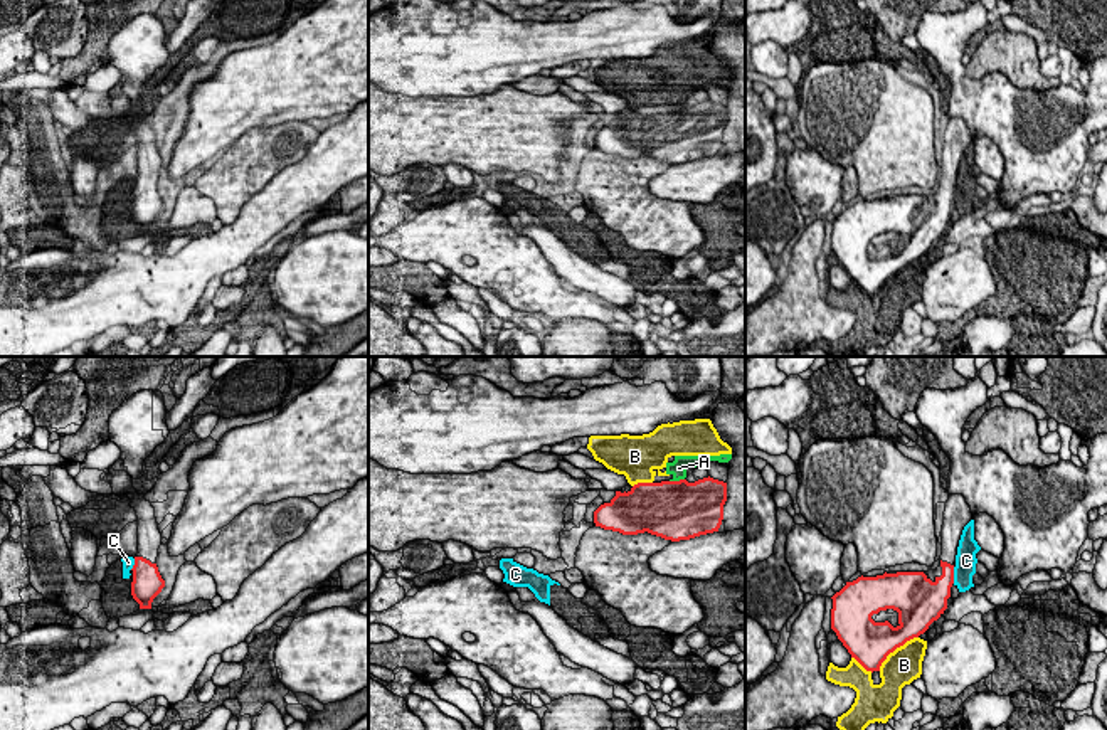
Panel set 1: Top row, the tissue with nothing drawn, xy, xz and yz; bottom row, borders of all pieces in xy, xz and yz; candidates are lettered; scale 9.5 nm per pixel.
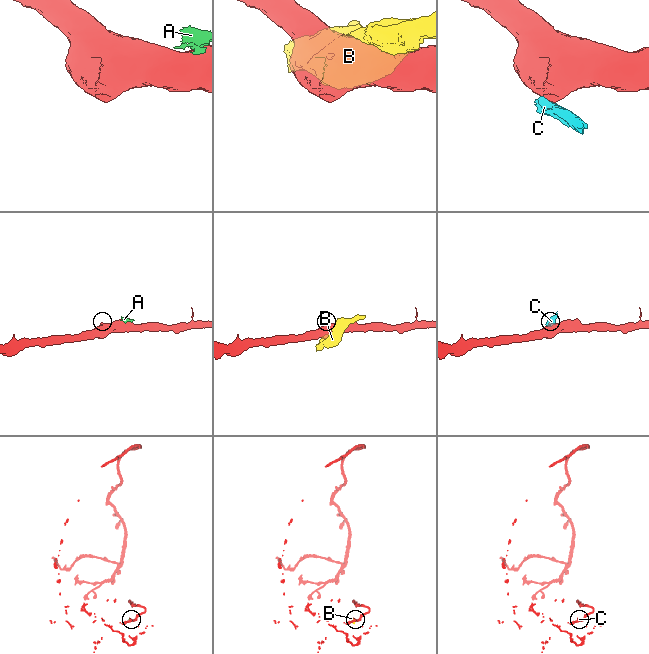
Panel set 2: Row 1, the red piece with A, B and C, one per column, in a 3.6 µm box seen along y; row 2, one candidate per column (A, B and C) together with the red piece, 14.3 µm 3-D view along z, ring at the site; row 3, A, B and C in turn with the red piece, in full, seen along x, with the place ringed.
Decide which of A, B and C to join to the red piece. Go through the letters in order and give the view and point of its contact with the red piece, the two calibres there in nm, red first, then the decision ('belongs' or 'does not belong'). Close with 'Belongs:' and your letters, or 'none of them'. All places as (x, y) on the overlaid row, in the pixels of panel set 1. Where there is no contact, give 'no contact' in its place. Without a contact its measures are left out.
A: contact xz (677, 481); calibres 500 and 160 nm; does not belong
B: contact yz (895, 648); calibres 400 and 340 nm; does not belong
C: contact yz (953, 576); calibres 260 and 200 nm; does not belong
Belongs: none of them

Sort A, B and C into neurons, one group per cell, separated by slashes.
A B / C

